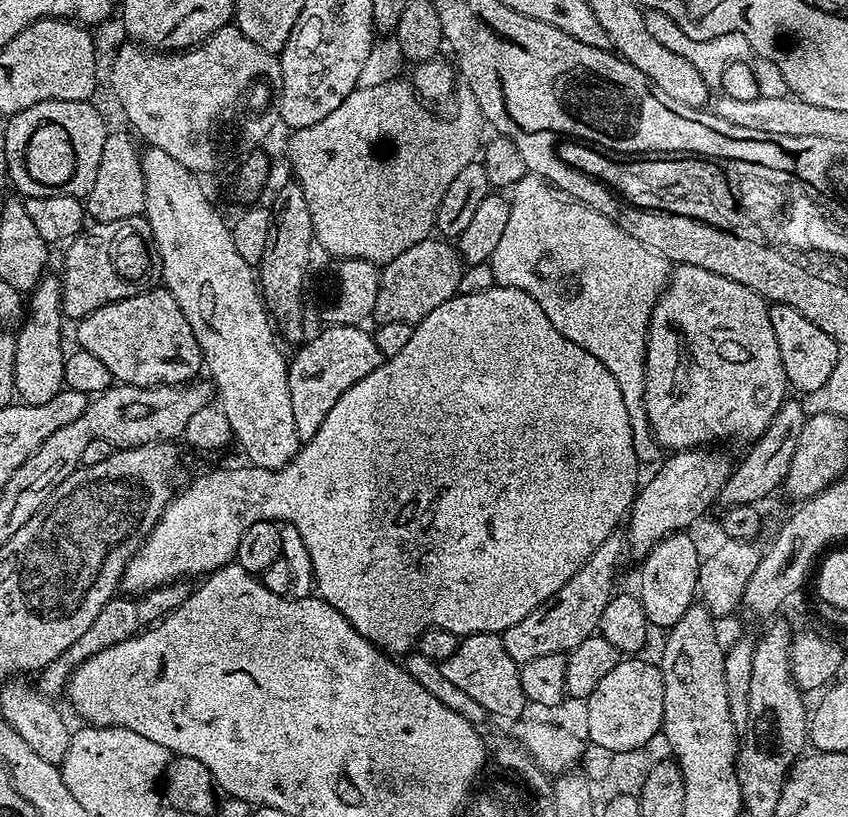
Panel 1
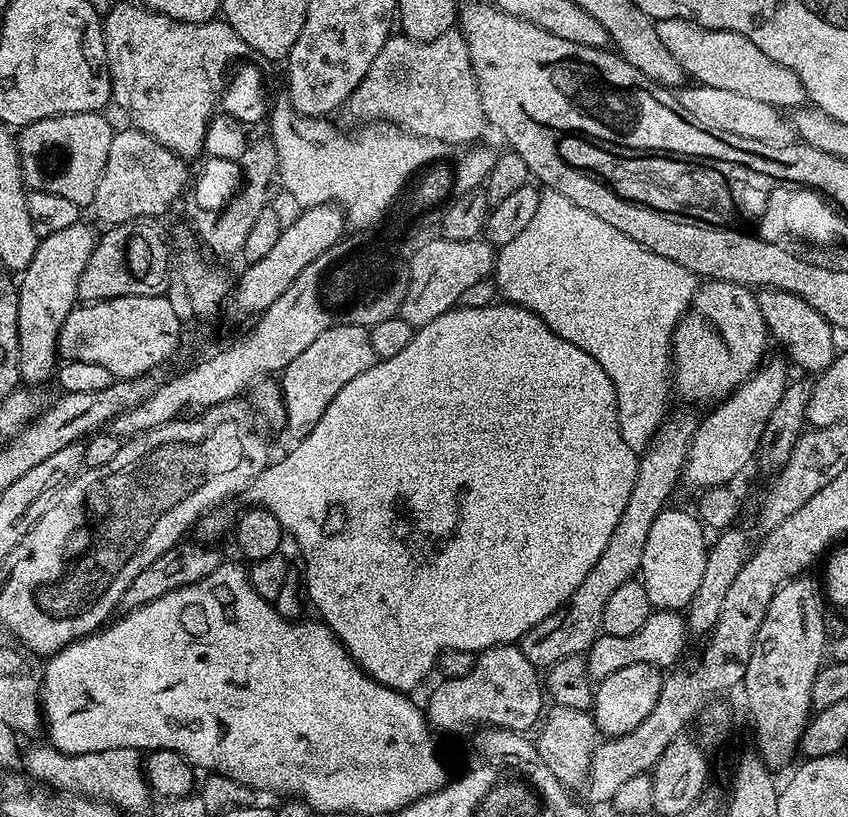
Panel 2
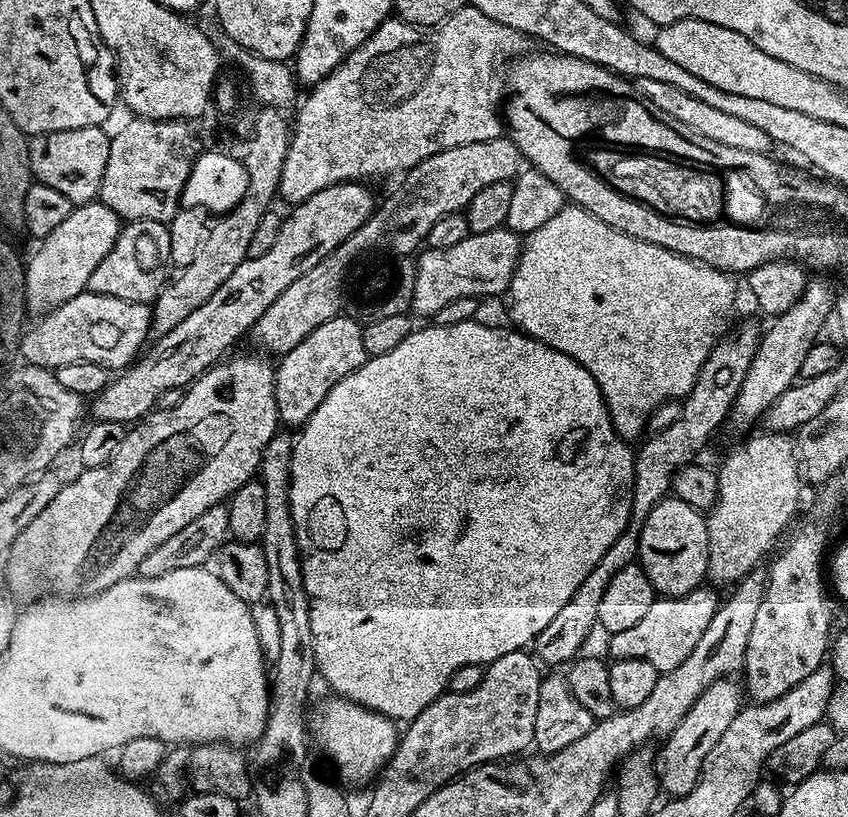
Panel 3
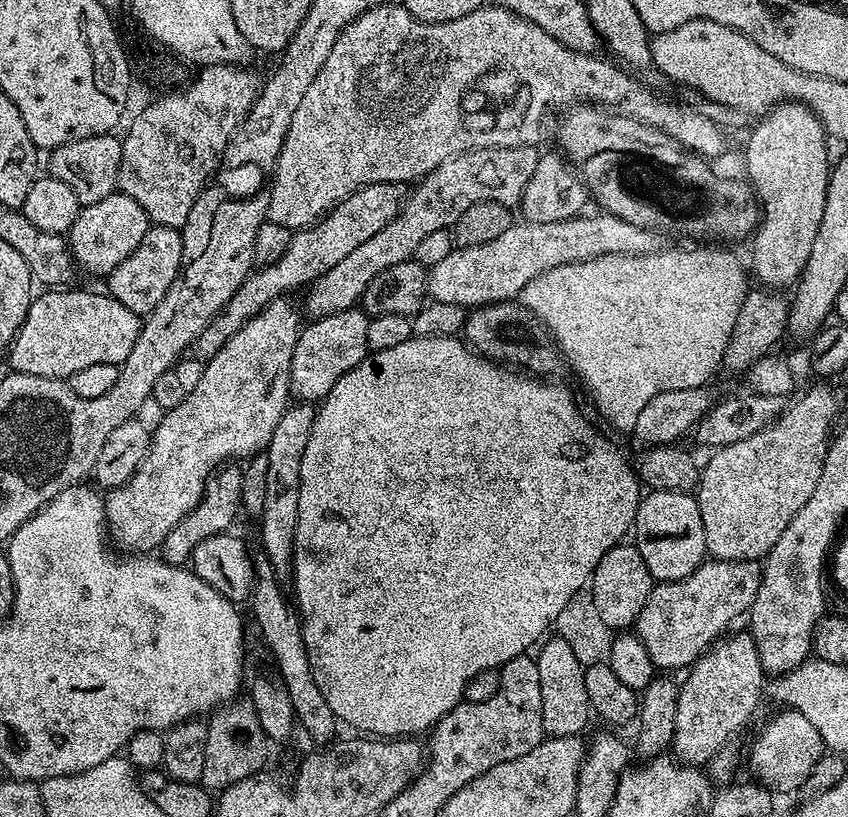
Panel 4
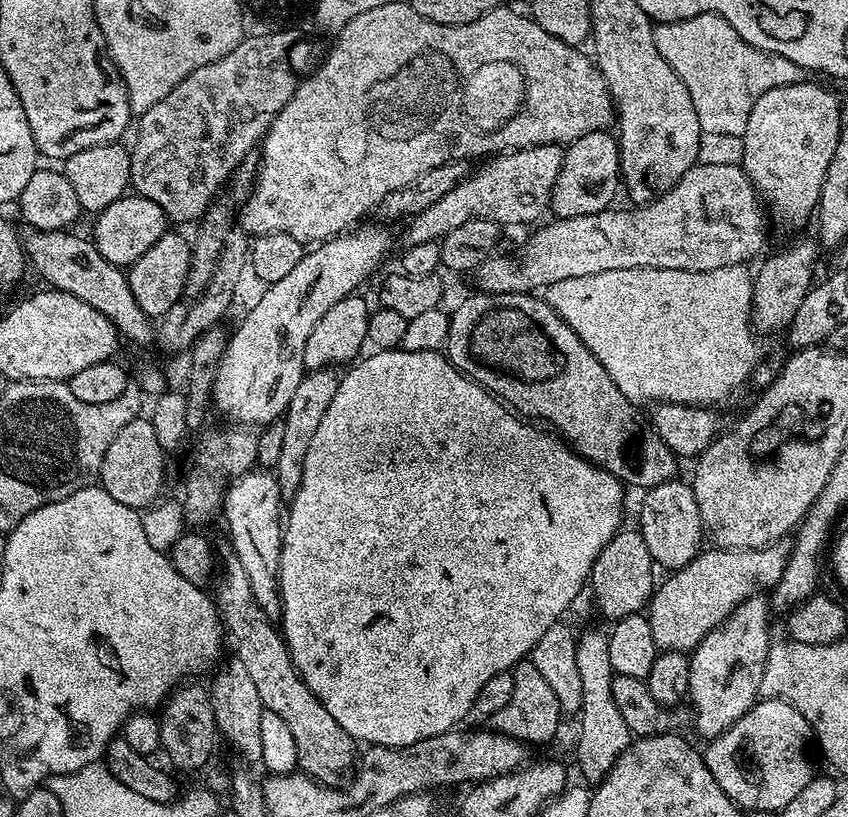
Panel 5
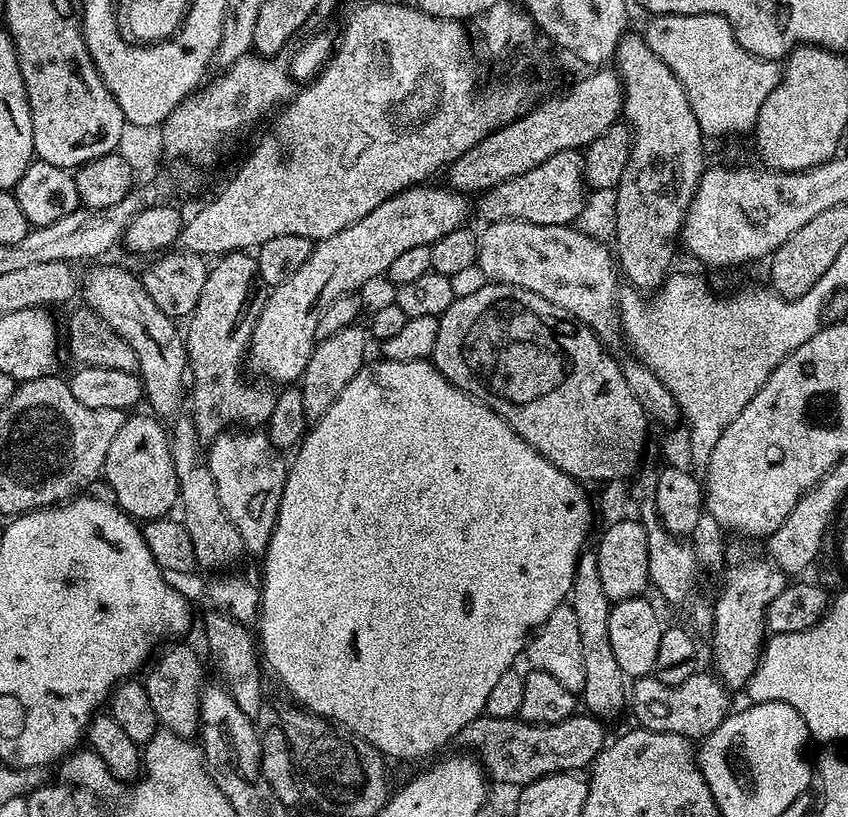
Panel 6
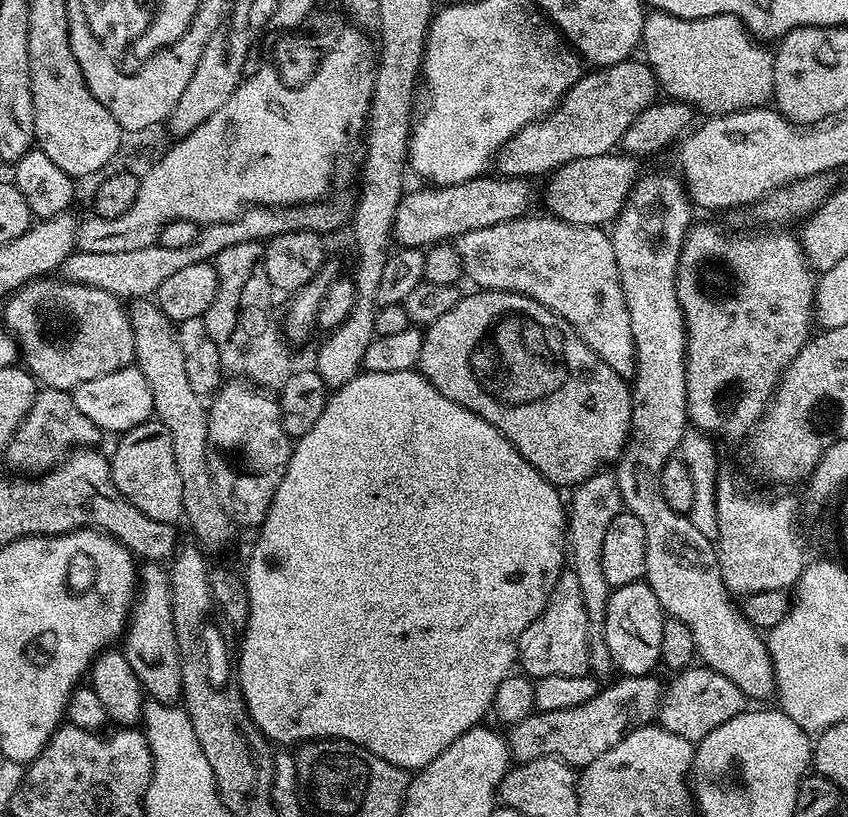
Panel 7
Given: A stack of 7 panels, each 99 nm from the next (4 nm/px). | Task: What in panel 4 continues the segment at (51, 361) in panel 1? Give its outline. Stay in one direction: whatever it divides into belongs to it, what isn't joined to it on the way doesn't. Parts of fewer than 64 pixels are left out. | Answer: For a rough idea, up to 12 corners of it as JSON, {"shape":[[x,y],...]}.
{"shape":[[119,190],[81,207],[66,234],[107,277],[146,238],[146,210]]}

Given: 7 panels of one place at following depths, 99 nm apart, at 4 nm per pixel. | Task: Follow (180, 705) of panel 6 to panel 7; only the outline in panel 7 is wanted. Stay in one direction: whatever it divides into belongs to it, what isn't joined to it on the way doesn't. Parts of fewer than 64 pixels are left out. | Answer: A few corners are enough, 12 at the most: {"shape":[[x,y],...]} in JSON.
{"shape":[[148,562],[122,651],[151,699],[181,699],[168,568]]}

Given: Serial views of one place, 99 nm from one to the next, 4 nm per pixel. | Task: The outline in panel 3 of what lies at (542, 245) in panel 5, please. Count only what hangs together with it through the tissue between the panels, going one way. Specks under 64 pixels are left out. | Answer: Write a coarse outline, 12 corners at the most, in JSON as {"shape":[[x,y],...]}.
{"shape":[[505,226],[421,251],[411,311],[499,297],[520,260]]}

